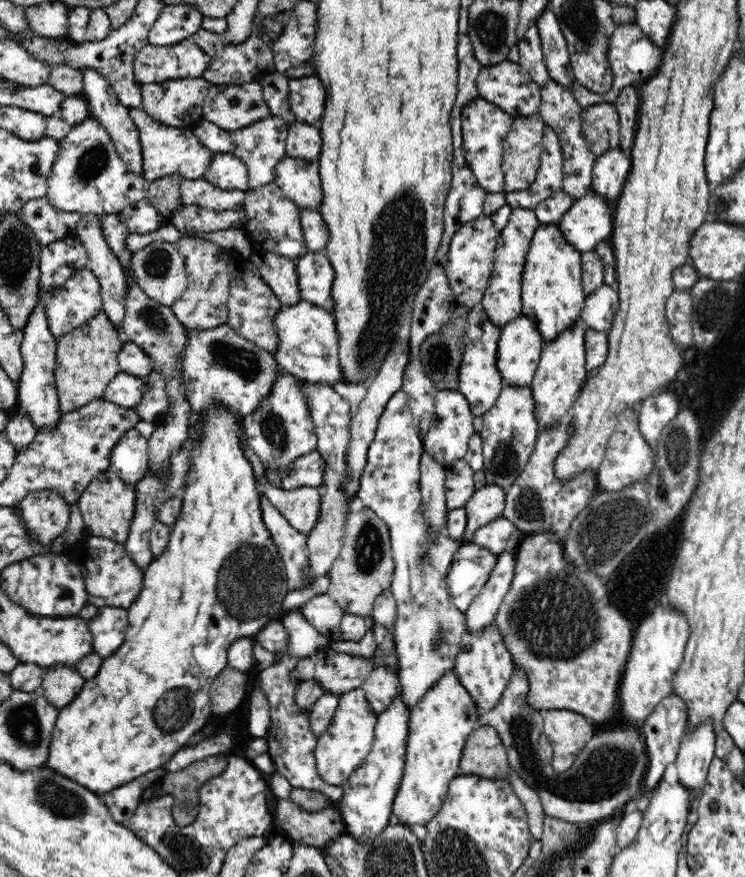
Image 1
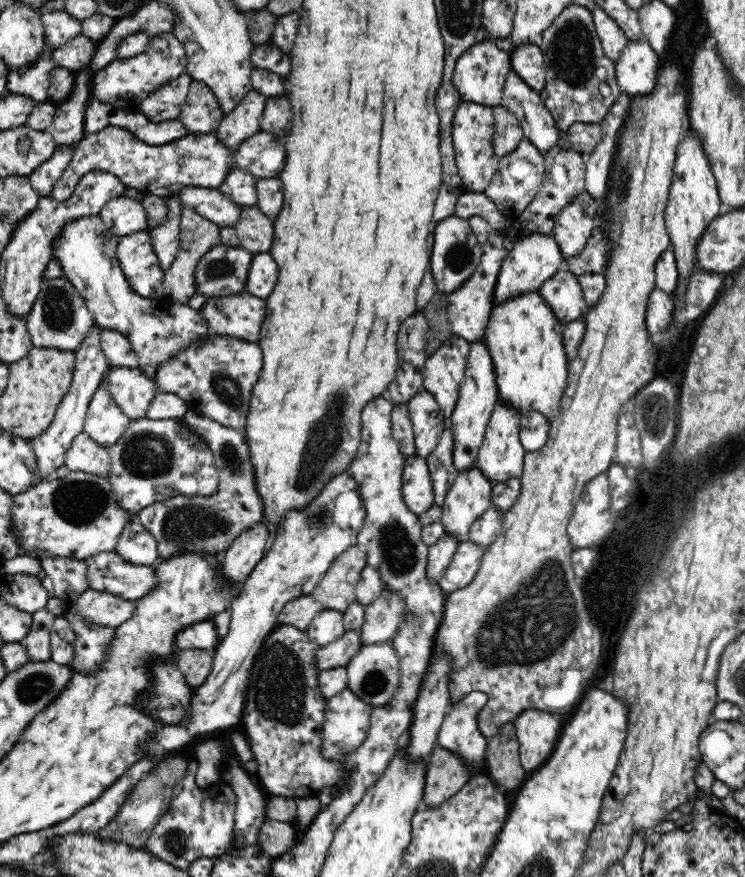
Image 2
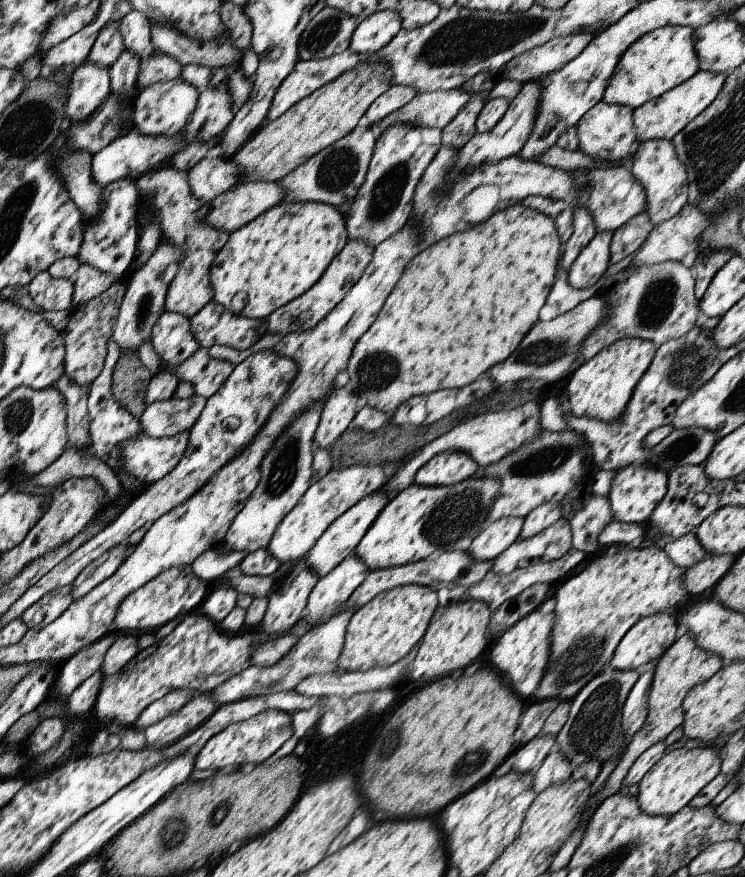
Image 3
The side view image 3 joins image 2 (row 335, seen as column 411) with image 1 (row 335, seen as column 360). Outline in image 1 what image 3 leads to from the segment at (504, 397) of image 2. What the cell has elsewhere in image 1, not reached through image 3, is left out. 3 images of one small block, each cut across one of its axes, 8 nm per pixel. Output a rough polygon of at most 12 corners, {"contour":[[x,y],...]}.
{"contour":[[558,223],[534,233],[522,316],[546,343],[580,321],[582,253]]}

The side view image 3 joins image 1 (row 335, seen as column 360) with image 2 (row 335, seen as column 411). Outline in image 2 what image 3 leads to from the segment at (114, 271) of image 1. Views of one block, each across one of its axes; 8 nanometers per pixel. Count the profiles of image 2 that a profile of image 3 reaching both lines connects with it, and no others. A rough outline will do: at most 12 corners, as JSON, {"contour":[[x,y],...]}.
{"contour":[[95,324],[75,350],[72,384],[32,439],[42,480],[65,465],[110,370]]}

